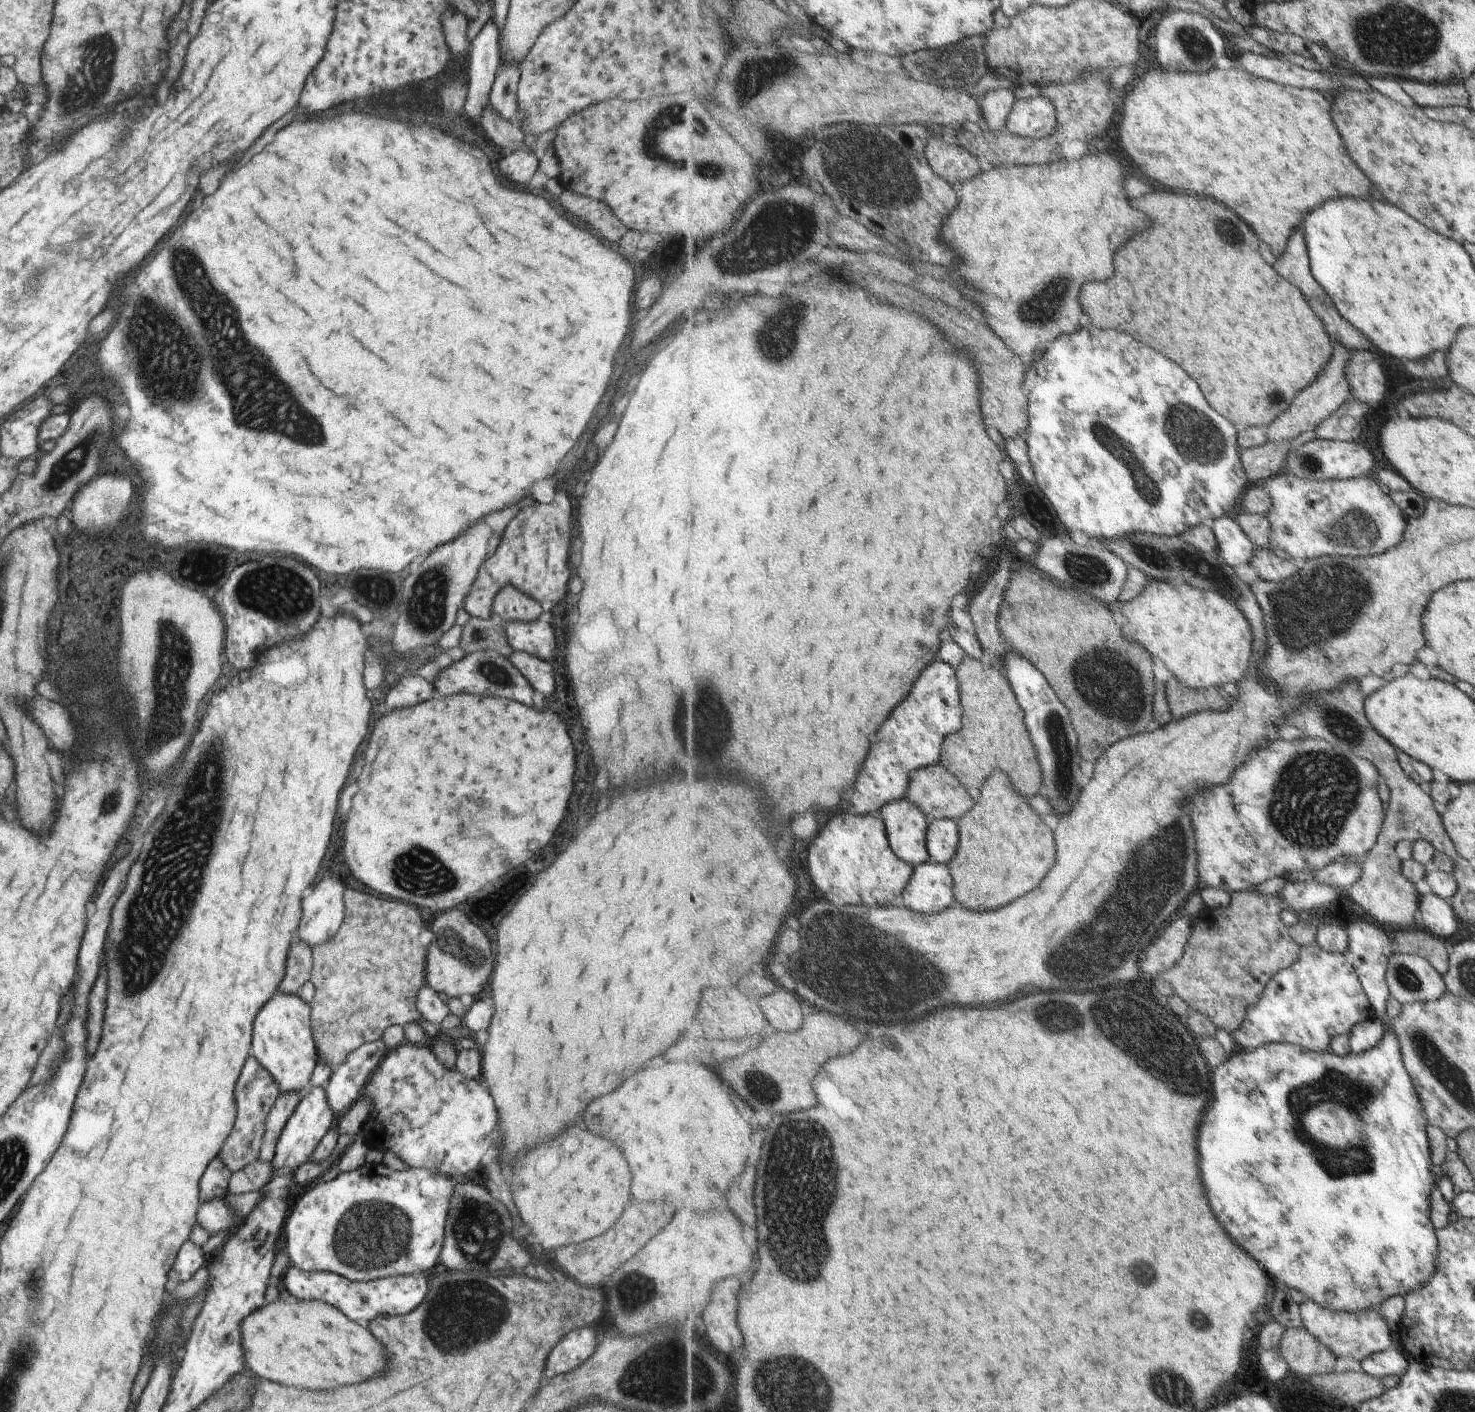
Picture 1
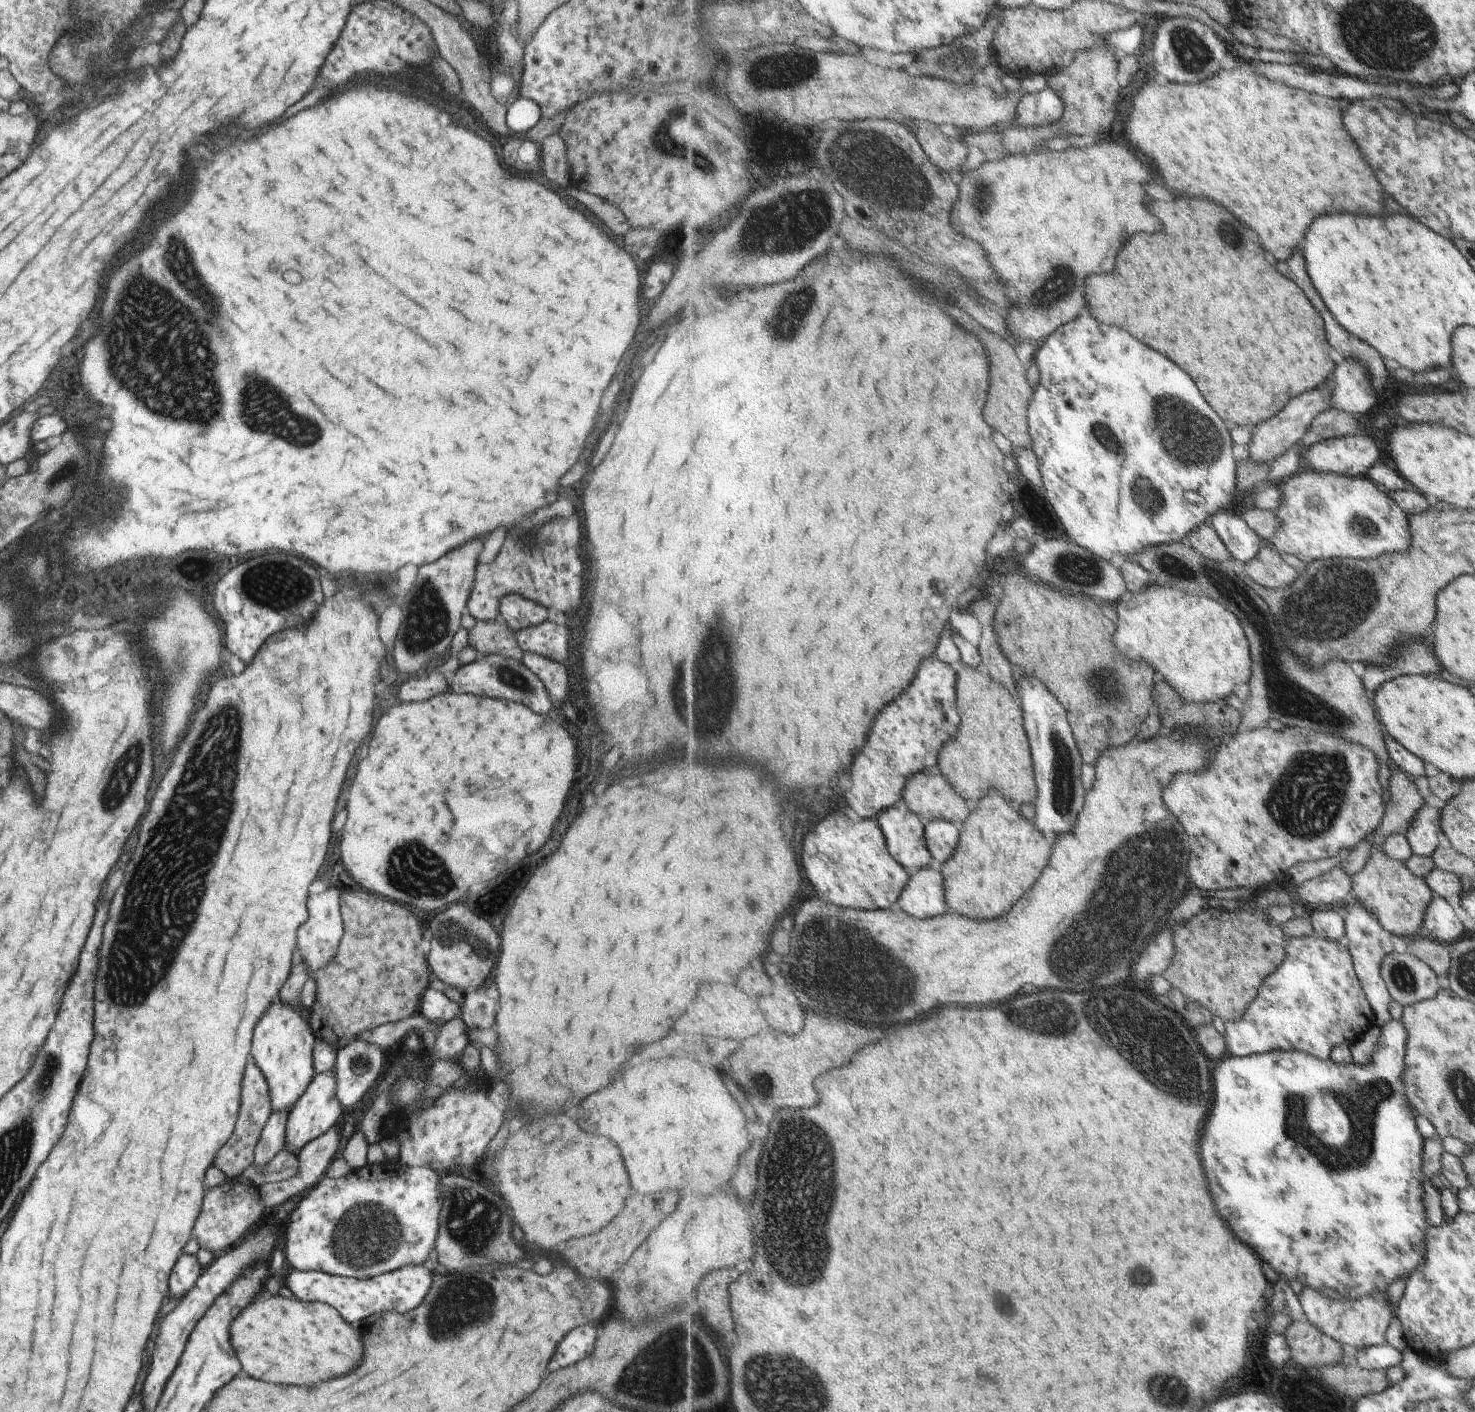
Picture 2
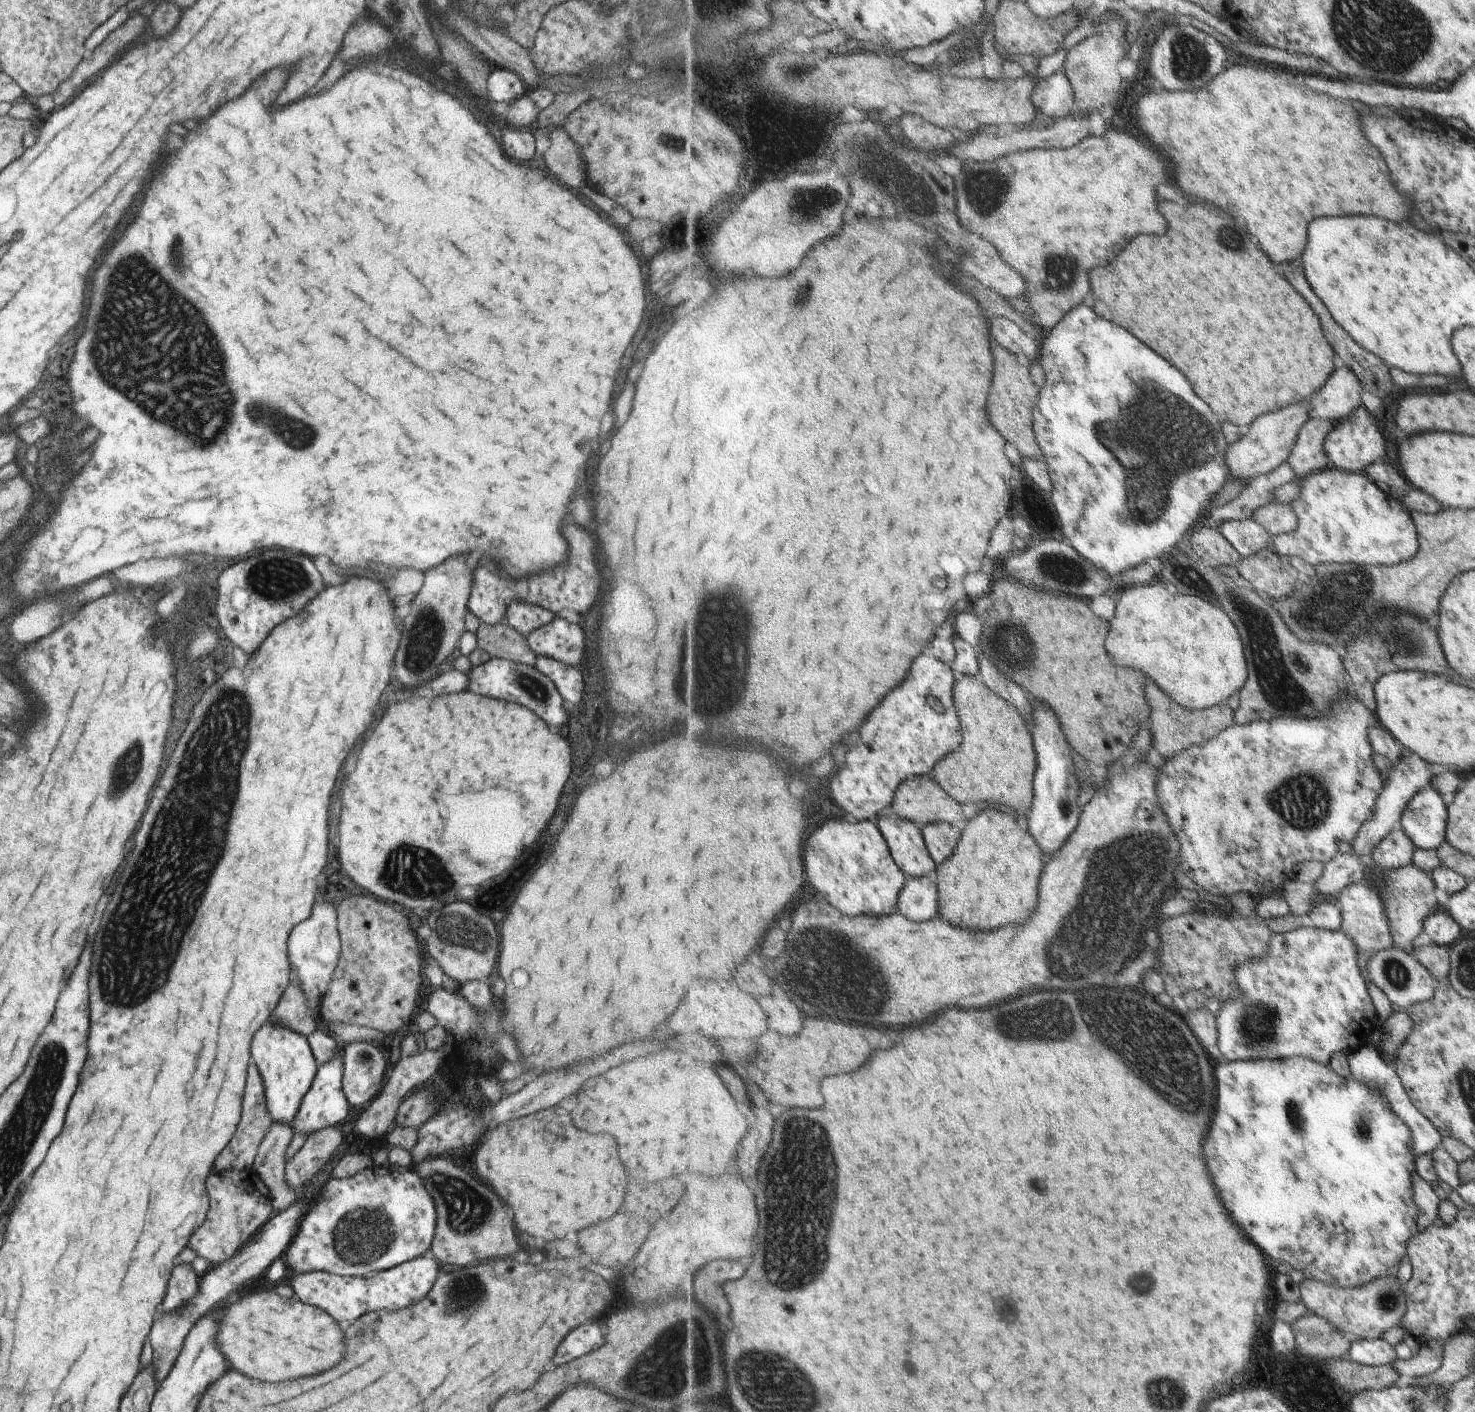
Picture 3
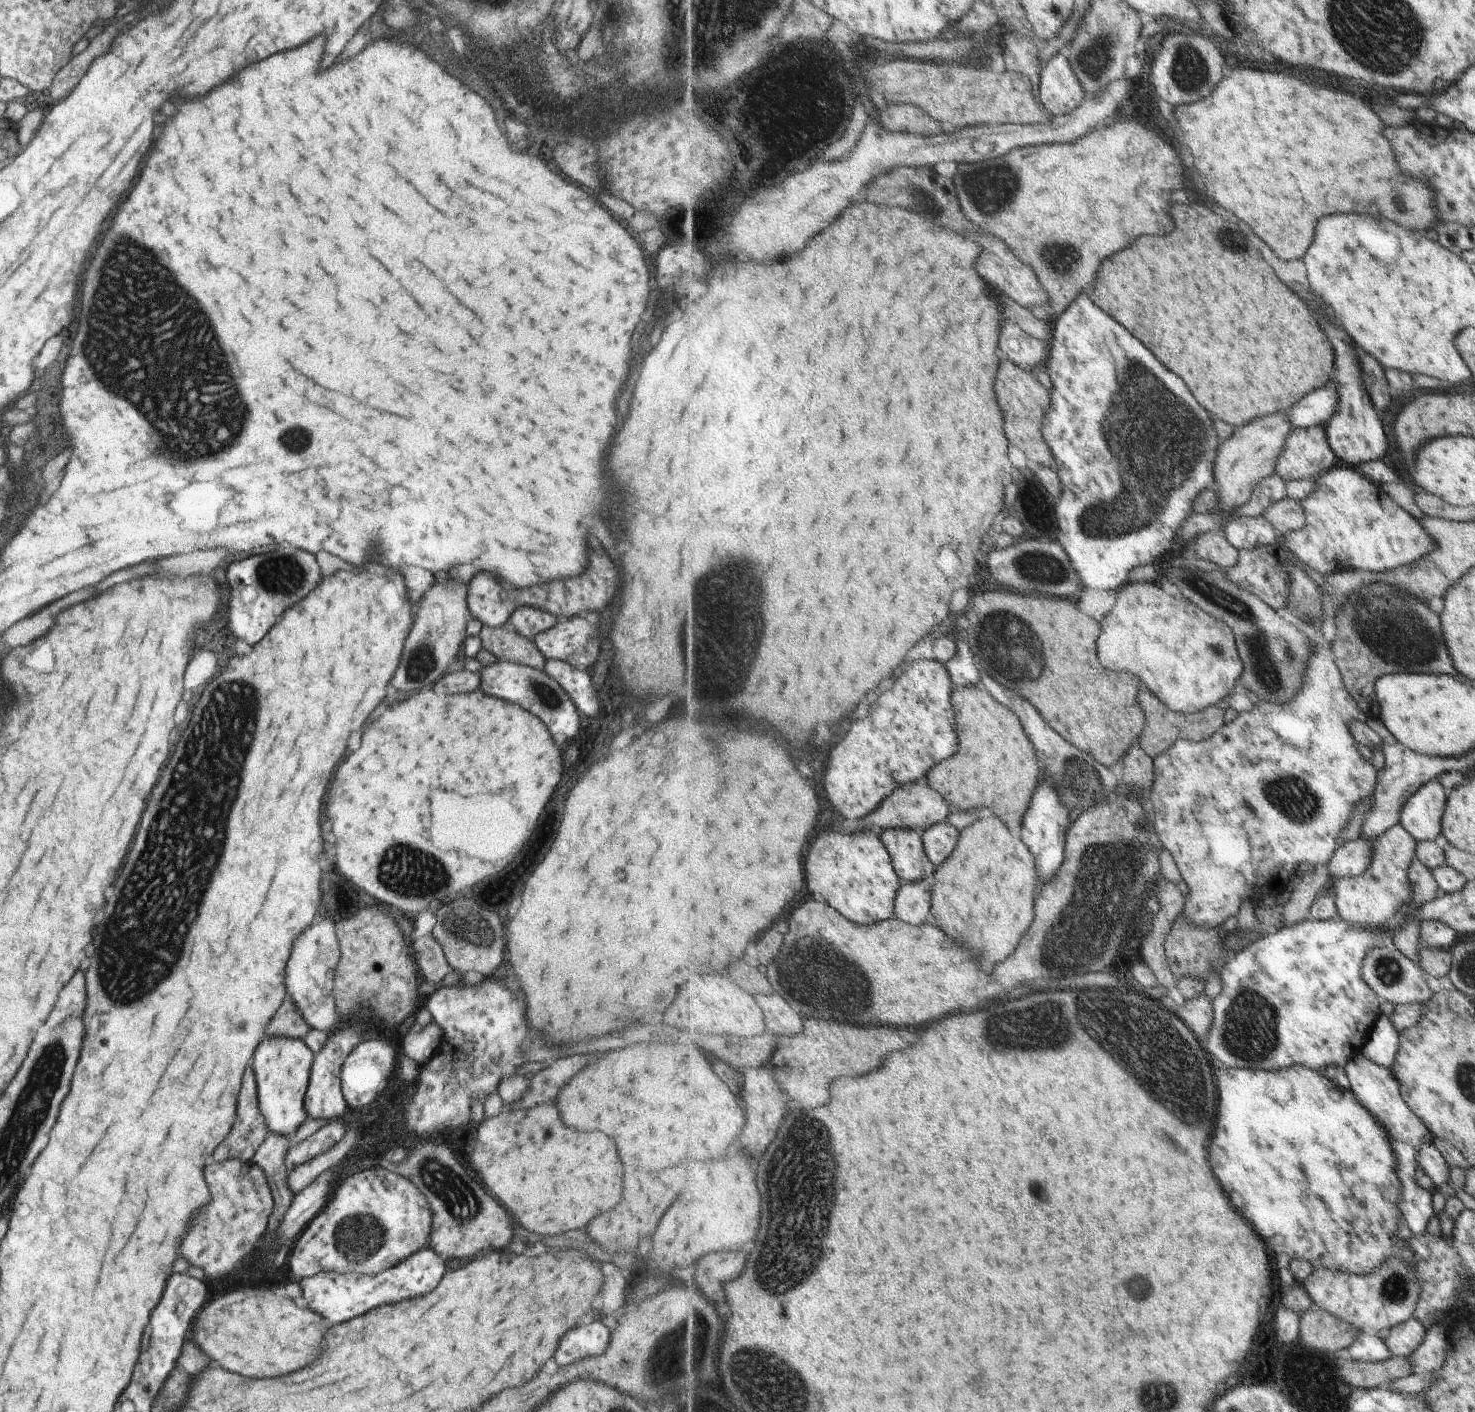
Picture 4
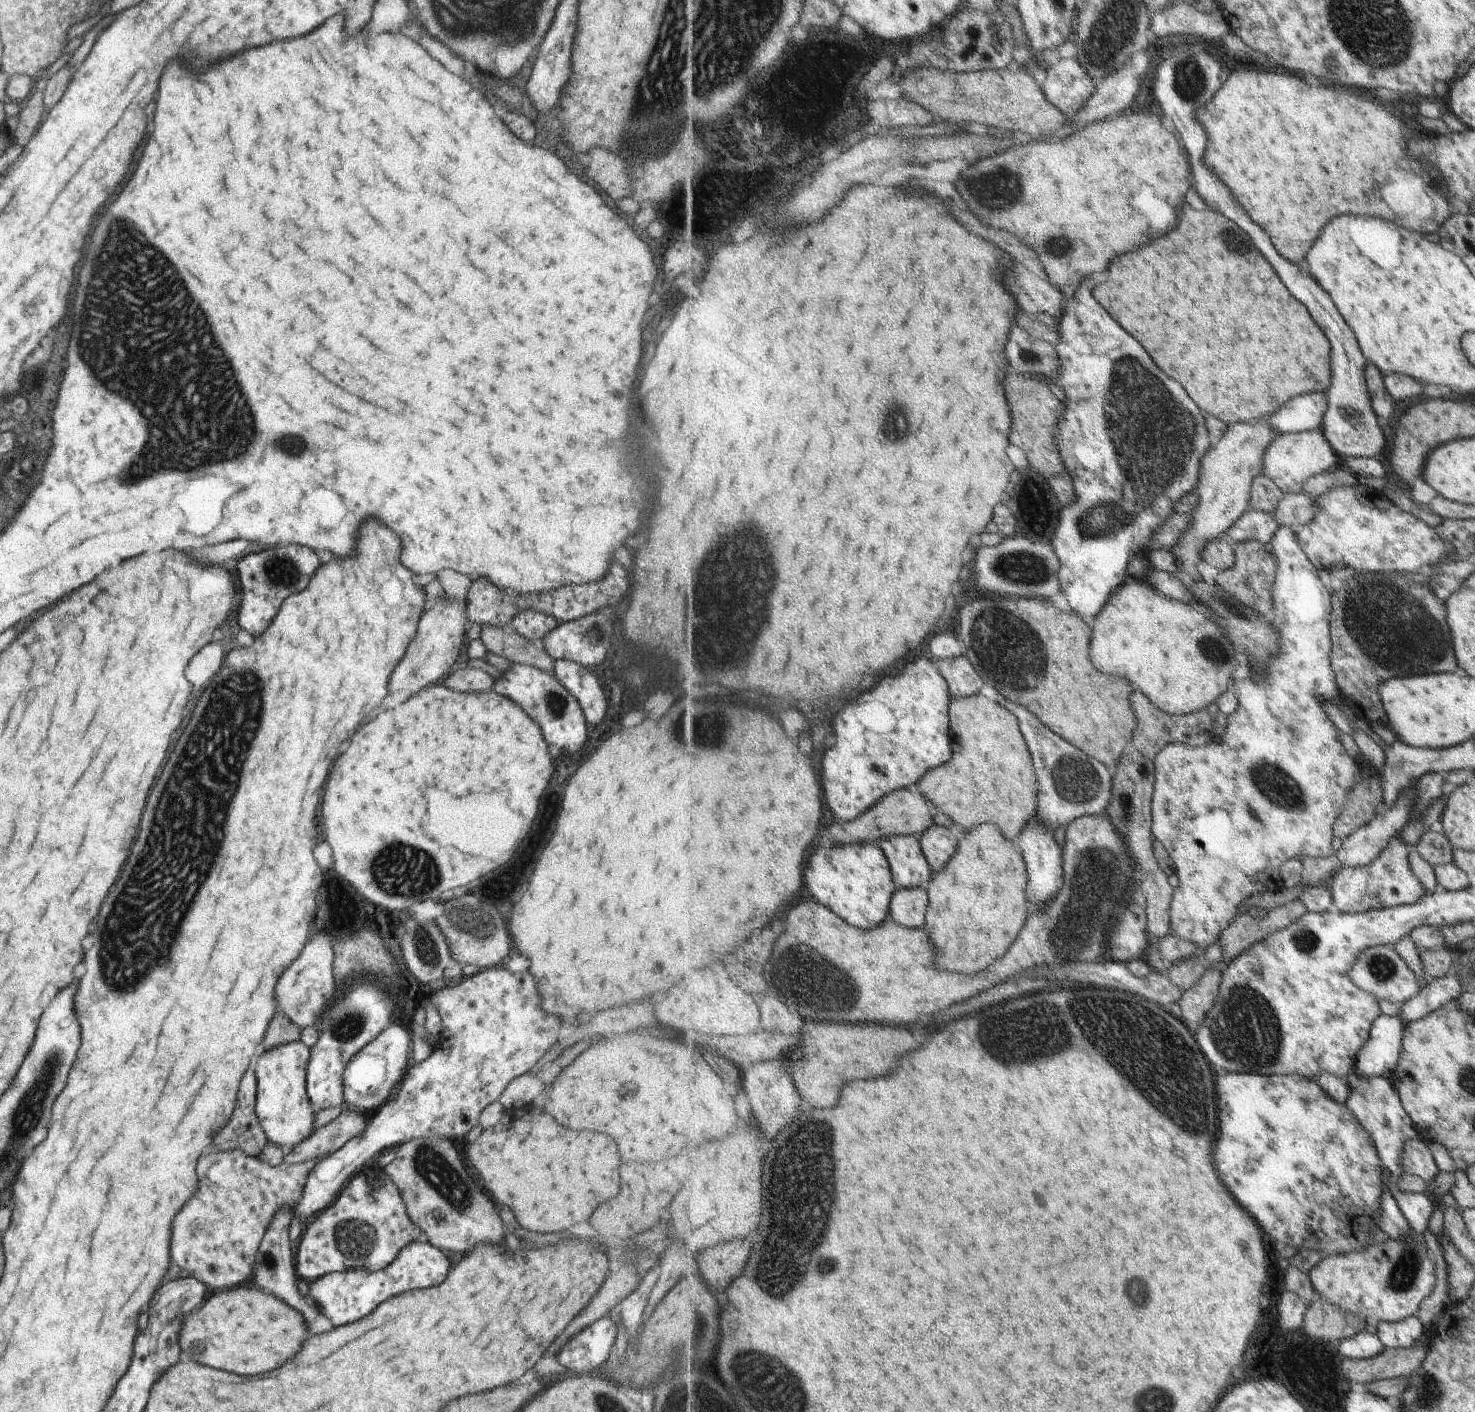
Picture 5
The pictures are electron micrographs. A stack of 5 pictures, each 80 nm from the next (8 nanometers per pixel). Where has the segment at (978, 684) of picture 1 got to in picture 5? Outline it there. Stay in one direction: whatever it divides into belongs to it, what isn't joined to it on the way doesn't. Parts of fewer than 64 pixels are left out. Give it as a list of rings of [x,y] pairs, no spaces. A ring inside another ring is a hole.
[[[977,693],[971,696],[953,697],[950,702],[951,726],[957,746],[953,746],[953,762],[941,766],[941,770],[931,770],[921,780],[921,790],[931,798],[937,810],[948,814],[956,822],[956,831],[961,826],[973,830],[984,822],[995,823],[1007,838],[1015,840],[1033,820],[1038,810],[1039,784],[1028,739],[1020,727],[1020,719],[998,701]]]

